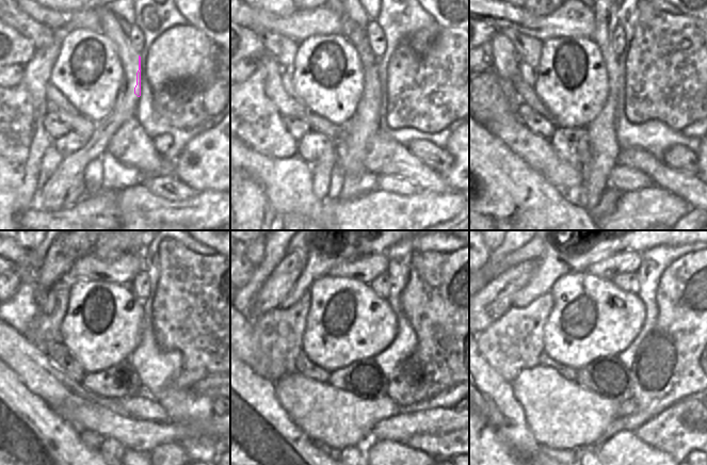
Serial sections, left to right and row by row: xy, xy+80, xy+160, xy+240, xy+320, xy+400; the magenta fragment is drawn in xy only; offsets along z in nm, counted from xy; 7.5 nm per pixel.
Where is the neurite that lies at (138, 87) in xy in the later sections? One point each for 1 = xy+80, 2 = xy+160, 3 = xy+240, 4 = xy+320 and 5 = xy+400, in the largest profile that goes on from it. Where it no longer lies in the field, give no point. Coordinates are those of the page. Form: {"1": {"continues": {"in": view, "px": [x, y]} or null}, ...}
{"1": {"continues": {"in": "xy+80", "px": [365, 123]}}, "2": {"continues": {"in": "xy+160", "px": [603, 145]}}, "3": {"continues": {"in": "xy+240", "px": [109, 447]}}, "4": {"continues": {"in": "xy+320", "px": [347, 447]}}, "5": {"continues": {"in": "xy+400", "px": [588, 447]}}}

